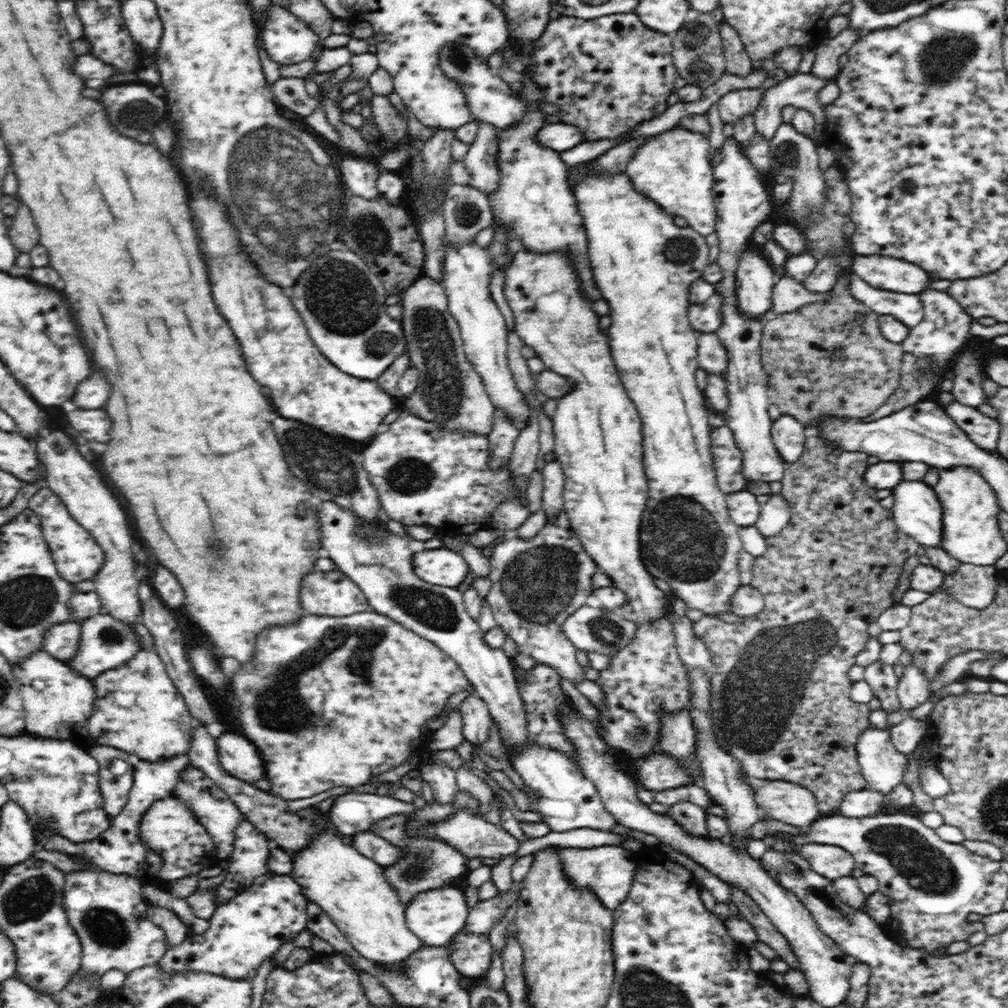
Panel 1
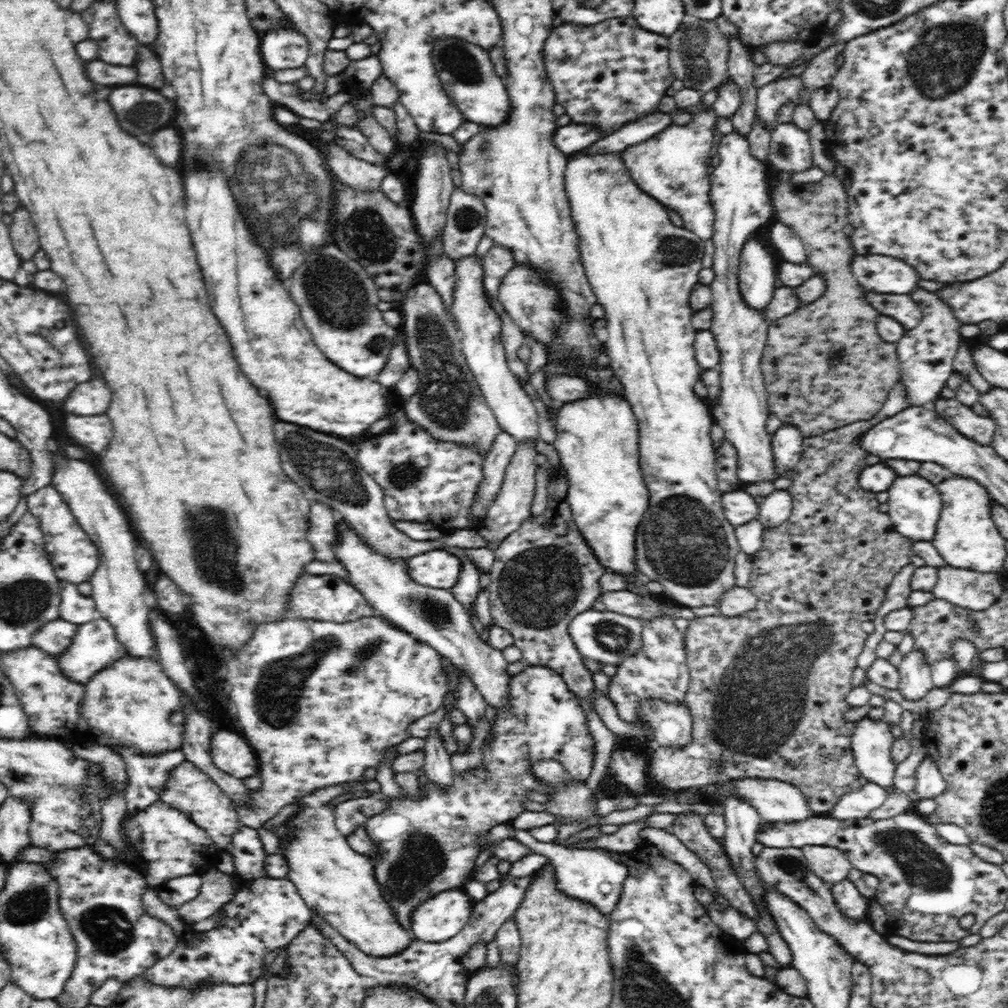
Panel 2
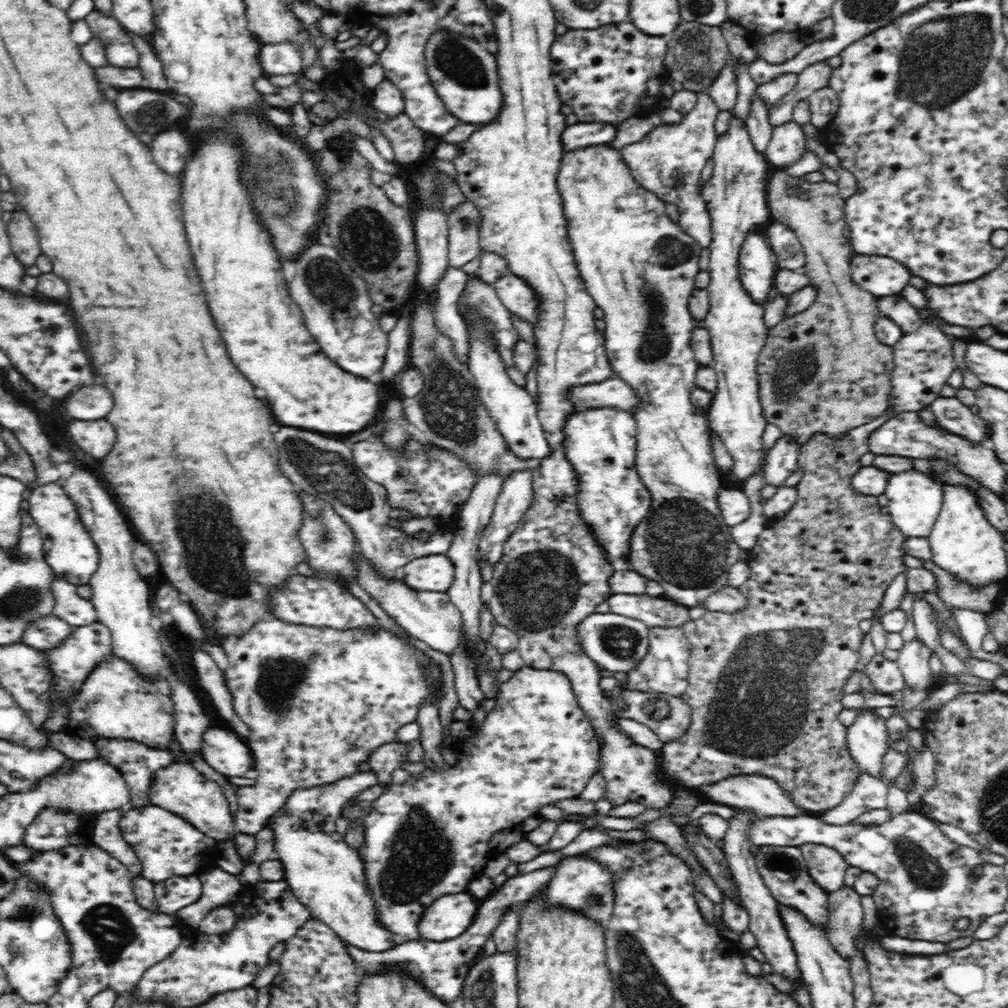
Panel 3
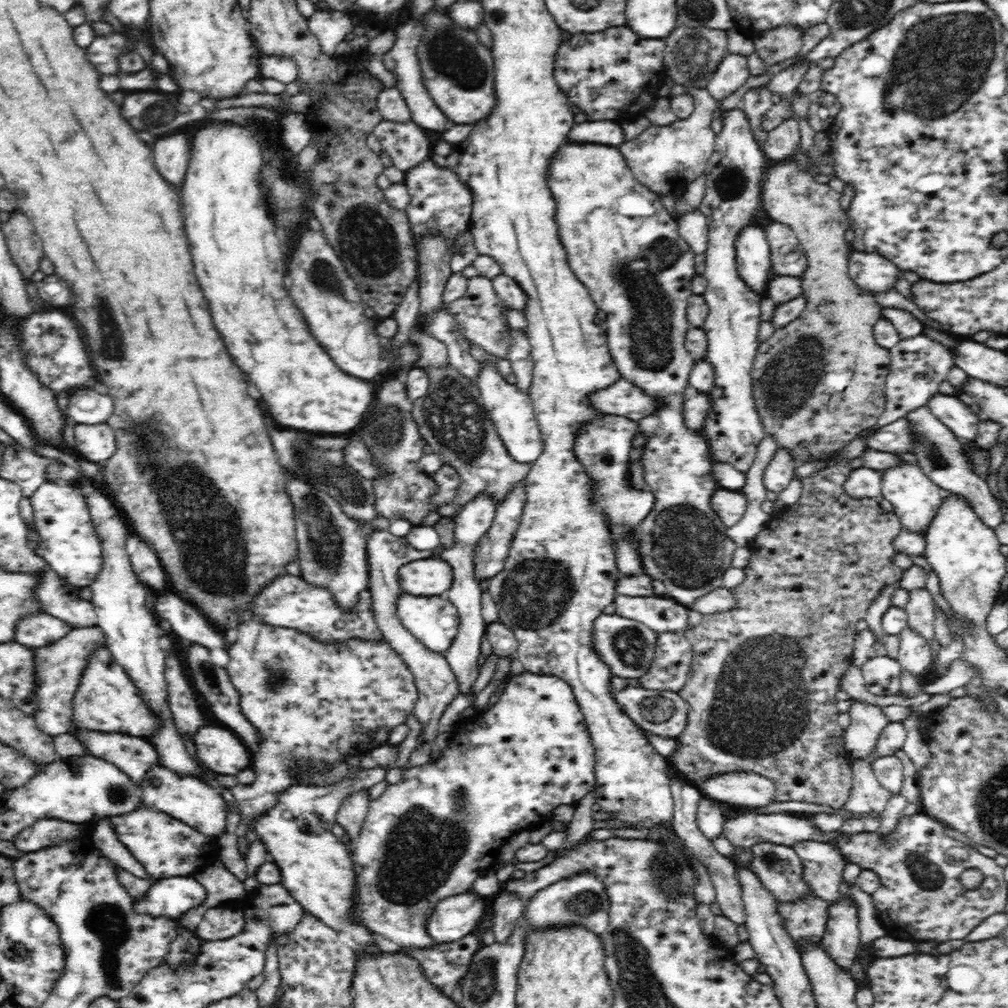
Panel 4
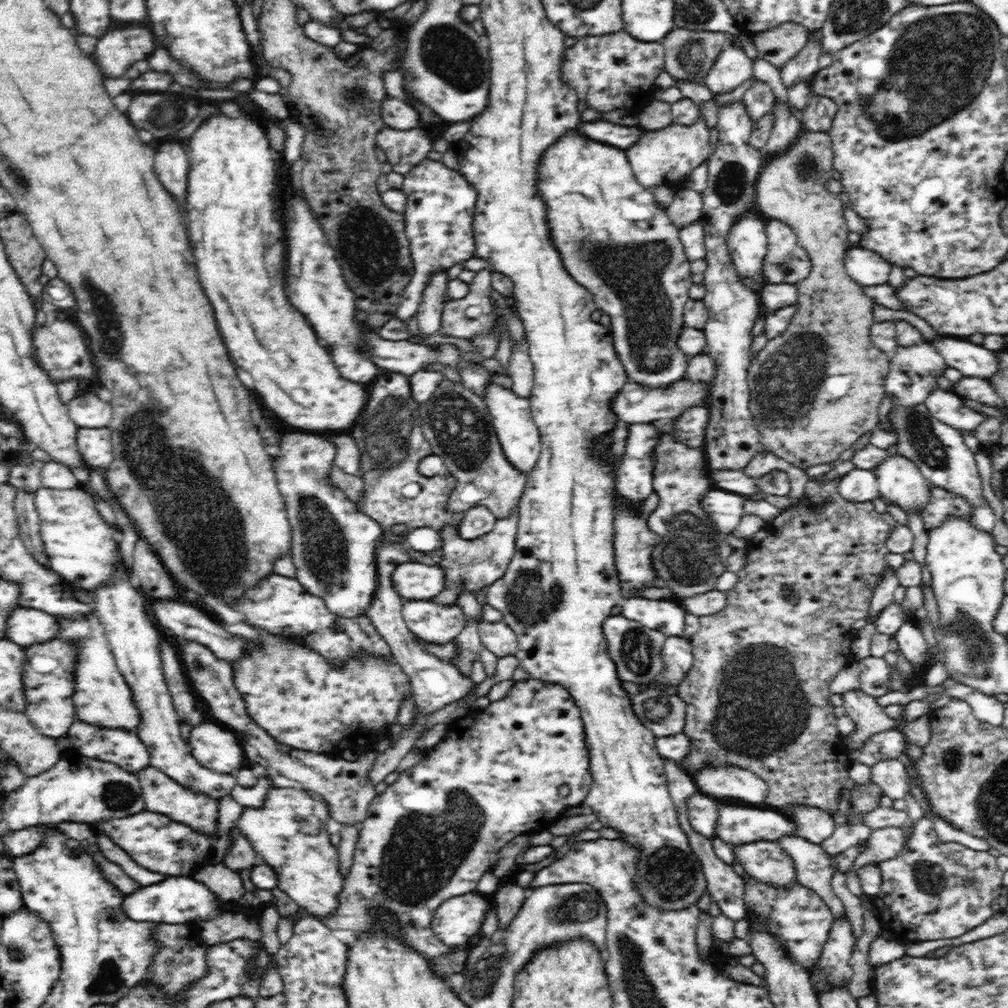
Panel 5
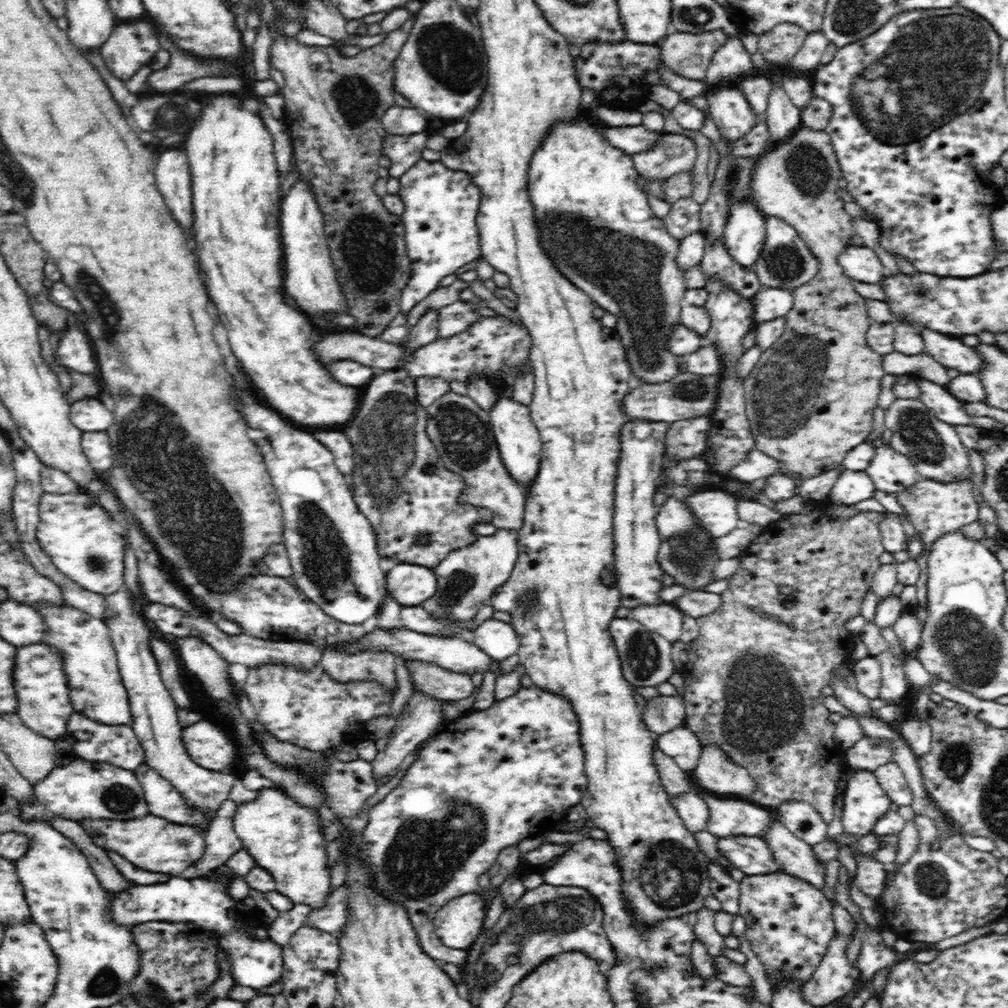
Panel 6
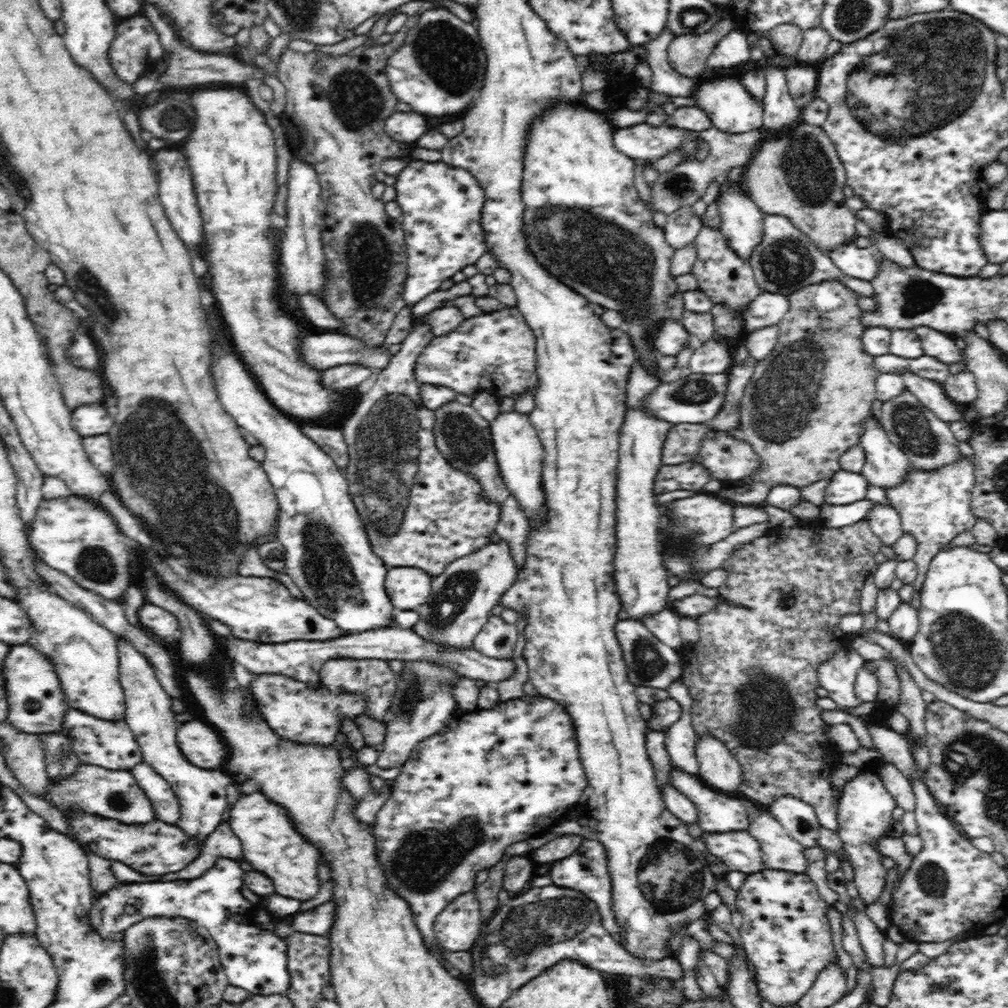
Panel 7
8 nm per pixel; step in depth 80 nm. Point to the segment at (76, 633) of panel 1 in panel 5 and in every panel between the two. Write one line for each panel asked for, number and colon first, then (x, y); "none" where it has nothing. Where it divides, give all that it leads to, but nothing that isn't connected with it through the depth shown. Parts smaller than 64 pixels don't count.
2: (54, 637)
3: (46, 633)
4: (35, 630)
5: (25, 627)

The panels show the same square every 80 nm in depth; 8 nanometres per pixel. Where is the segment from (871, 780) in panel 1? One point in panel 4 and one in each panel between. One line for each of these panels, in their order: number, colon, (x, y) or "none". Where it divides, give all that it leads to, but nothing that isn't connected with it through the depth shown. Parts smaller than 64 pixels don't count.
2: (872, 741)
3: (867, 739)
4: (867, 721)

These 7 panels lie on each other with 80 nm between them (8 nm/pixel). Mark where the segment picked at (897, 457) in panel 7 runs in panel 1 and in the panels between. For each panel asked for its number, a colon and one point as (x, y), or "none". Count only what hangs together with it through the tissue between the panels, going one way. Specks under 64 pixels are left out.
1: (917, 511)
2: (915, 504)
3: (915, 500)
4: (915, 498)
5: (899, 480)
6: (892, 472)

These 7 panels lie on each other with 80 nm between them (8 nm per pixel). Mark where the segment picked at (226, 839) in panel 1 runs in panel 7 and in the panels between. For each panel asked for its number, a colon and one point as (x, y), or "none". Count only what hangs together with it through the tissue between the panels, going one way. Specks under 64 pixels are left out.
2: (187, 788)
3: (180, 788)
4: (184, 797)
5: (162, 795)
6: (163, 800)
7: (166, 806)

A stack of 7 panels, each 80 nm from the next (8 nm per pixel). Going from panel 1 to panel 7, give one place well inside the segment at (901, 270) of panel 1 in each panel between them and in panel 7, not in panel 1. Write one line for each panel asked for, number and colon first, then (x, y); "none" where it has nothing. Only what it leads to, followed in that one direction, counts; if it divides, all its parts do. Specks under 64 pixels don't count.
2: (880, 274)
3: (882, 276)
4: (869, 271)
5: (868, 268)
6: (859, 263)
7: (861, 263)

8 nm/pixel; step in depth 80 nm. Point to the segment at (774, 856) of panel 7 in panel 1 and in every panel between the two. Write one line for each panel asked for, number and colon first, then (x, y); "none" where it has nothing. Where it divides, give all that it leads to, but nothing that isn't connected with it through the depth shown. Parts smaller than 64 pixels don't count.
1: (831, 862)
2: (830, 864)
3: (827, 867)
4: (823, 865)
5: (814, 868)
6: (796, 857)

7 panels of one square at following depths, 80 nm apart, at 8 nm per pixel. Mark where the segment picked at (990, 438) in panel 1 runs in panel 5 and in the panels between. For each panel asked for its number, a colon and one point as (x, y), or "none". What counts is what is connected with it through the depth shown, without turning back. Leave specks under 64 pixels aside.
2: (978, 428)
3: (951, 413)
4: (949, 409)
5: (948, 407)

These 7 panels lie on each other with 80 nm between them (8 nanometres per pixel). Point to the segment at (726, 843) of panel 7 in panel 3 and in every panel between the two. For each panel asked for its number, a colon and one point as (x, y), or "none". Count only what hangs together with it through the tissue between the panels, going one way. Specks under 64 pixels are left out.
3: (783, 868)
4: (779, 868)
5: (764, 860)
6: (751, 854)

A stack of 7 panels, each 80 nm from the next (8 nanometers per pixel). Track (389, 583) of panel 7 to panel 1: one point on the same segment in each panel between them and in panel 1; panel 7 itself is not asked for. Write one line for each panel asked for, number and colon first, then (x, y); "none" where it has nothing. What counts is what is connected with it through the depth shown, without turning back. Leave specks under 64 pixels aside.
1: (442, 567)
2: (436, 568)
3: (435, 572)
4: (426, 577)
5: (411, 580)
6: (409, 584)

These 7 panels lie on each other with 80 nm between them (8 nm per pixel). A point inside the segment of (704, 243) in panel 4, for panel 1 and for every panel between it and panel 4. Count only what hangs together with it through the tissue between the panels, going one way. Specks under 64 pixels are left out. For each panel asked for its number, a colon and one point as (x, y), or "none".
1: (673, 168)
2: (671, 166)
3: (668, 160)

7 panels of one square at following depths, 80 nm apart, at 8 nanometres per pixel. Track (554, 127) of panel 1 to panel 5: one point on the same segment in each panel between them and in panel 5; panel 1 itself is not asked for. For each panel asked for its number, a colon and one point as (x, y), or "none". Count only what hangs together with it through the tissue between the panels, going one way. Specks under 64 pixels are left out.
2: (571, 138)
3: (578, 135)
4: (603, 132)
5: (622, 137)

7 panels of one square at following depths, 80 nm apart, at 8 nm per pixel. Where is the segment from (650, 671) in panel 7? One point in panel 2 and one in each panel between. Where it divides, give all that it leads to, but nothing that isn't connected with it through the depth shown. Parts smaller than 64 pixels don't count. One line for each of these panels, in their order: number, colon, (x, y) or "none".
2: (604, 636)
3: (617, 643)
4: (627, 646)
5: (637, 651)
6: (645, 656)

